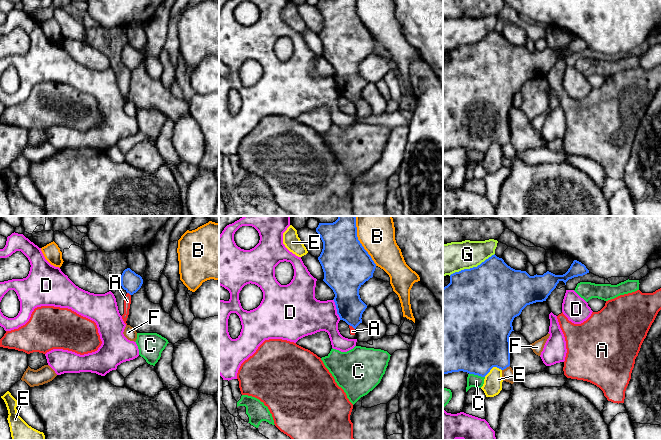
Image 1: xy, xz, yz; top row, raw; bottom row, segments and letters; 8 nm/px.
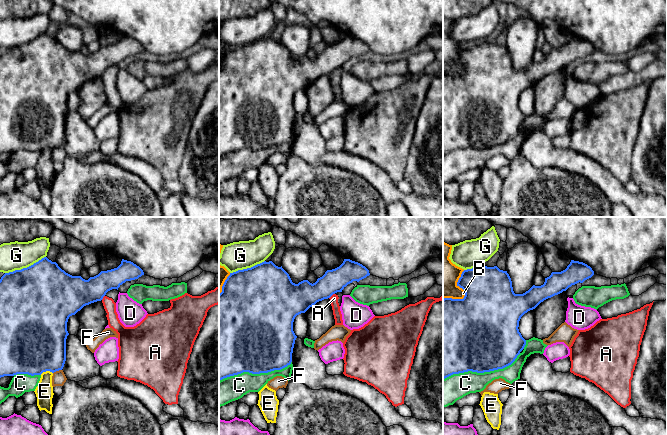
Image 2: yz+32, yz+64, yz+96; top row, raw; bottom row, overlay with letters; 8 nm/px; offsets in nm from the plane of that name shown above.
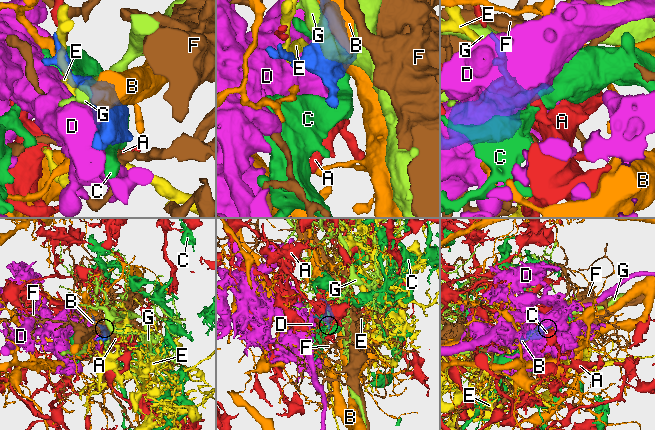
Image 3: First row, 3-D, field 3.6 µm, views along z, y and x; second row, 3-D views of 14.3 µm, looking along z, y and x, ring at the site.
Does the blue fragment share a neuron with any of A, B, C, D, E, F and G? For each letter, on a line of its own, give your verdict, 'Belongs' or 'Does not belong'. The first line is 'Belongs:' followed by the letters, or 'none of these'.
Belongs: none of these
A: Does not belong
B: Does not belong
C: Does not belong
D: Does not belong
E: Does not belong
F: Does not belong
G: Does not belong

